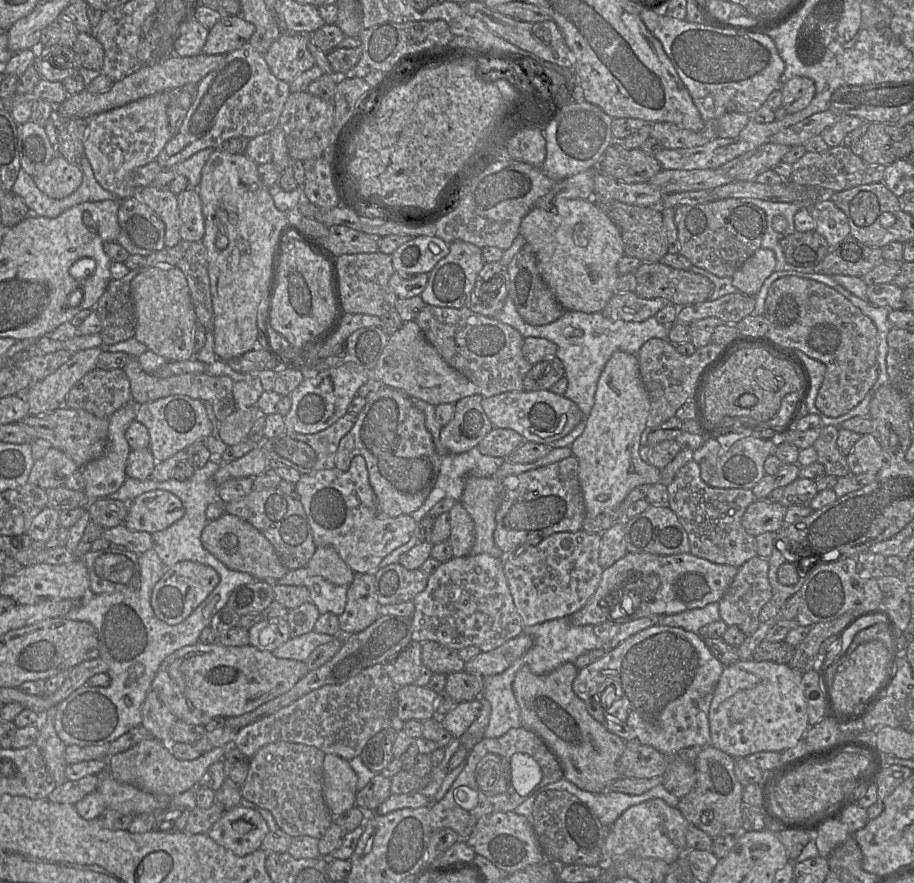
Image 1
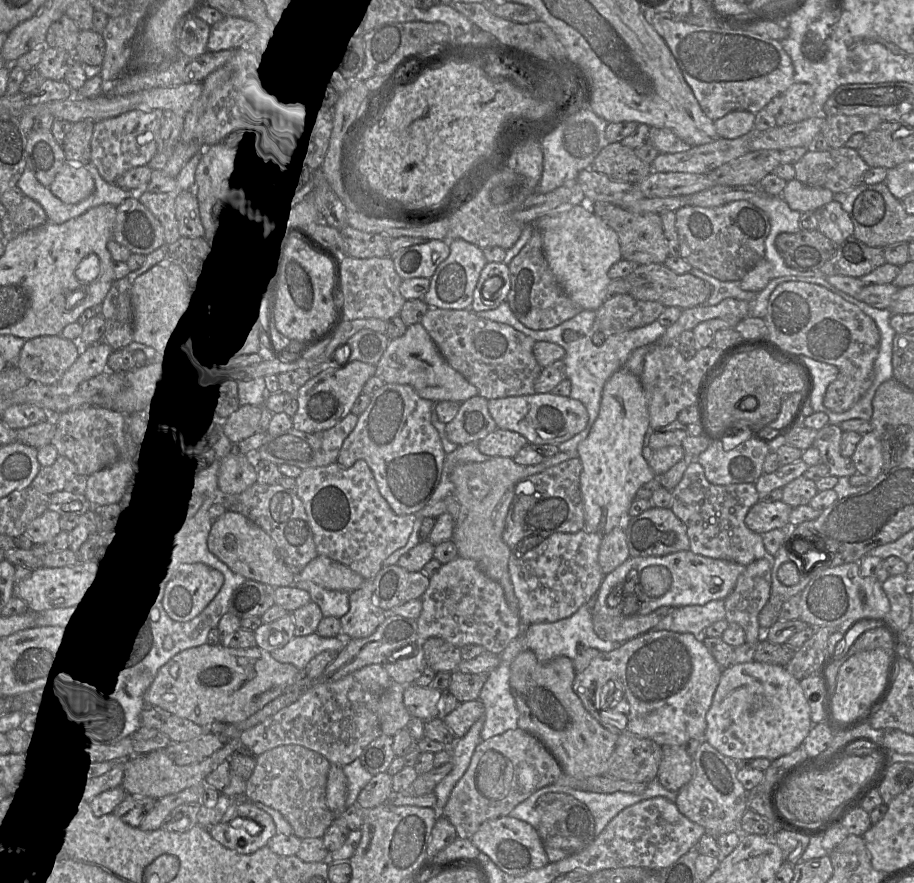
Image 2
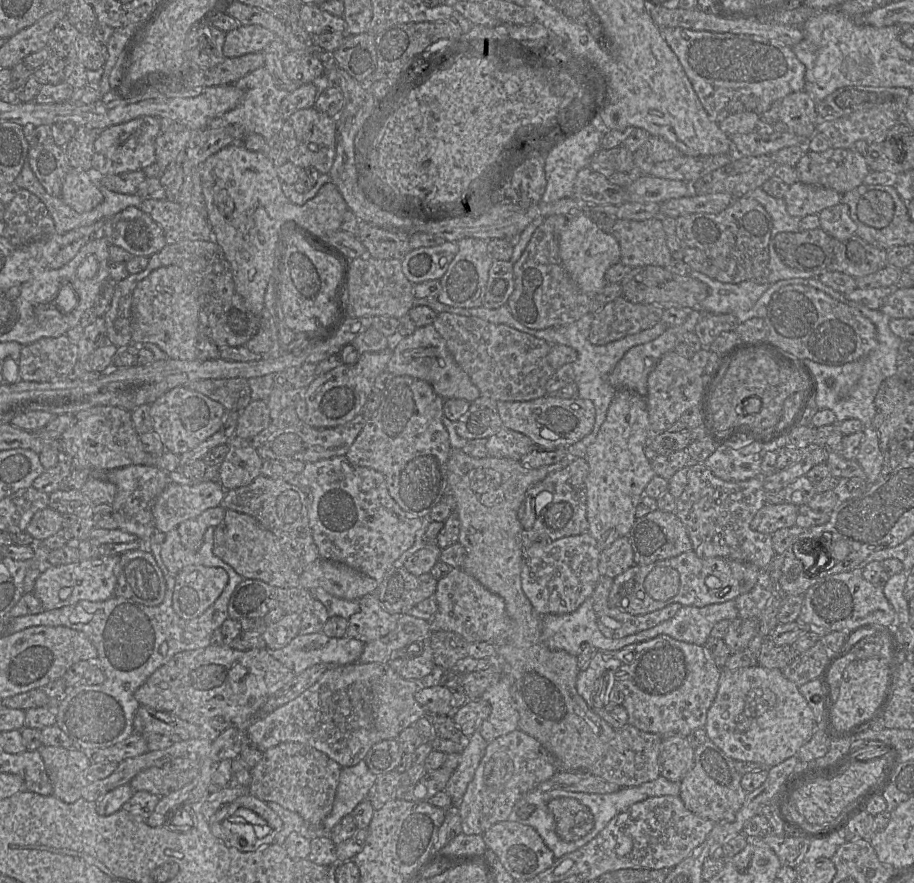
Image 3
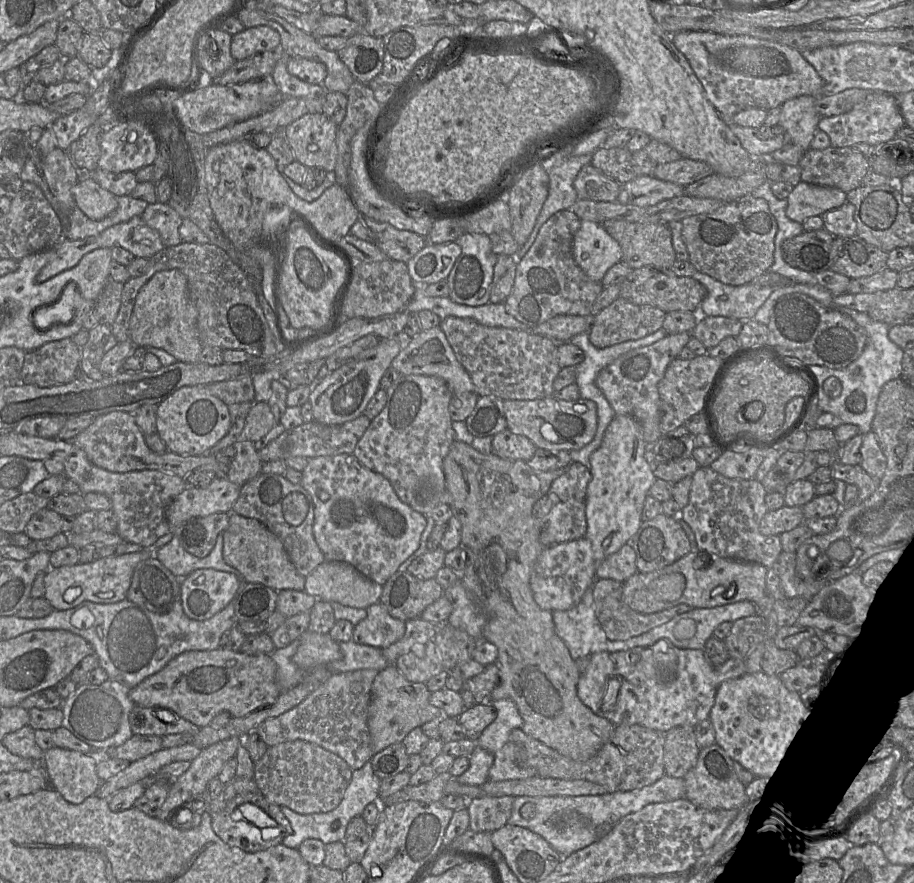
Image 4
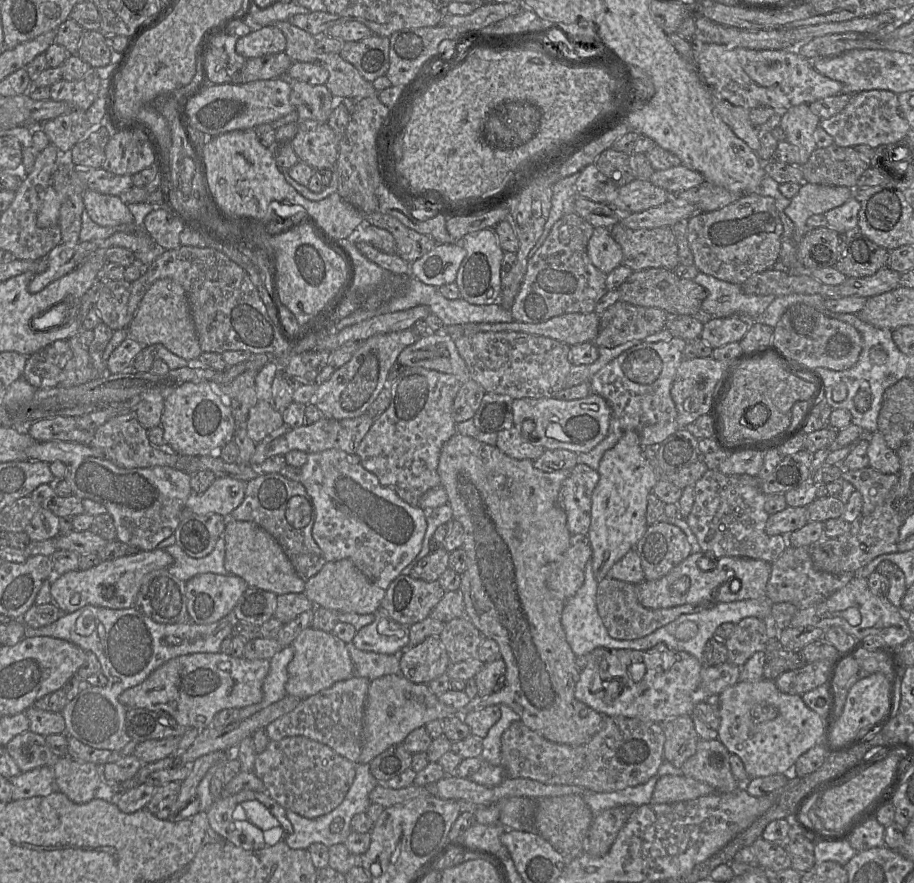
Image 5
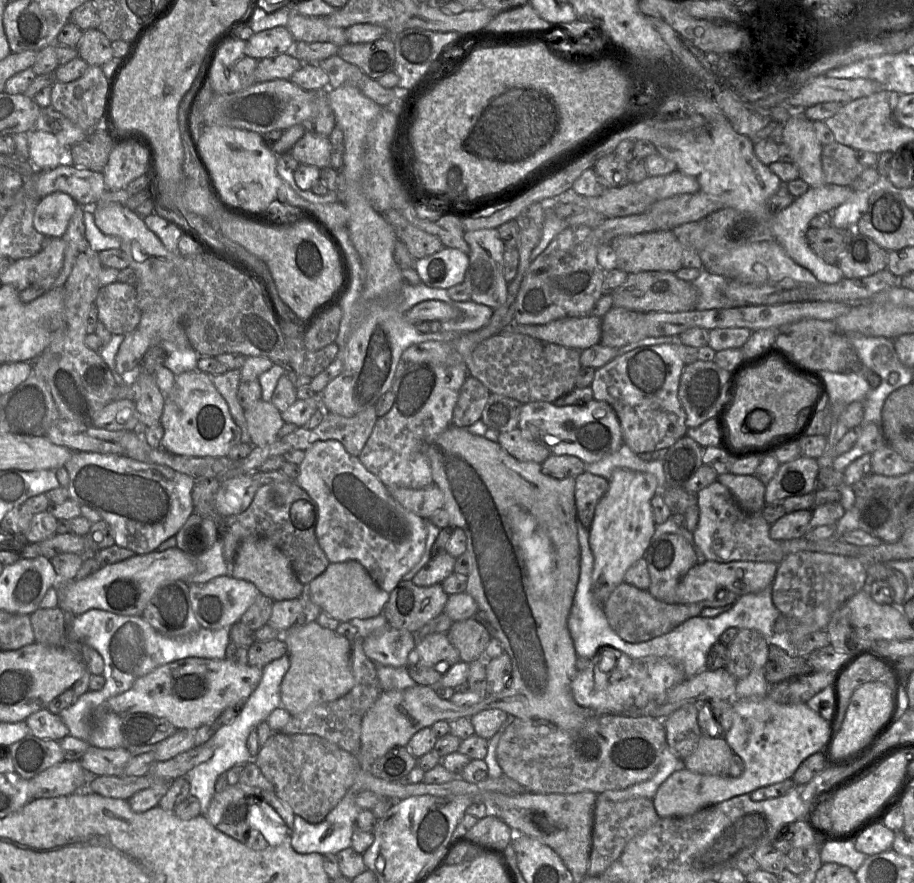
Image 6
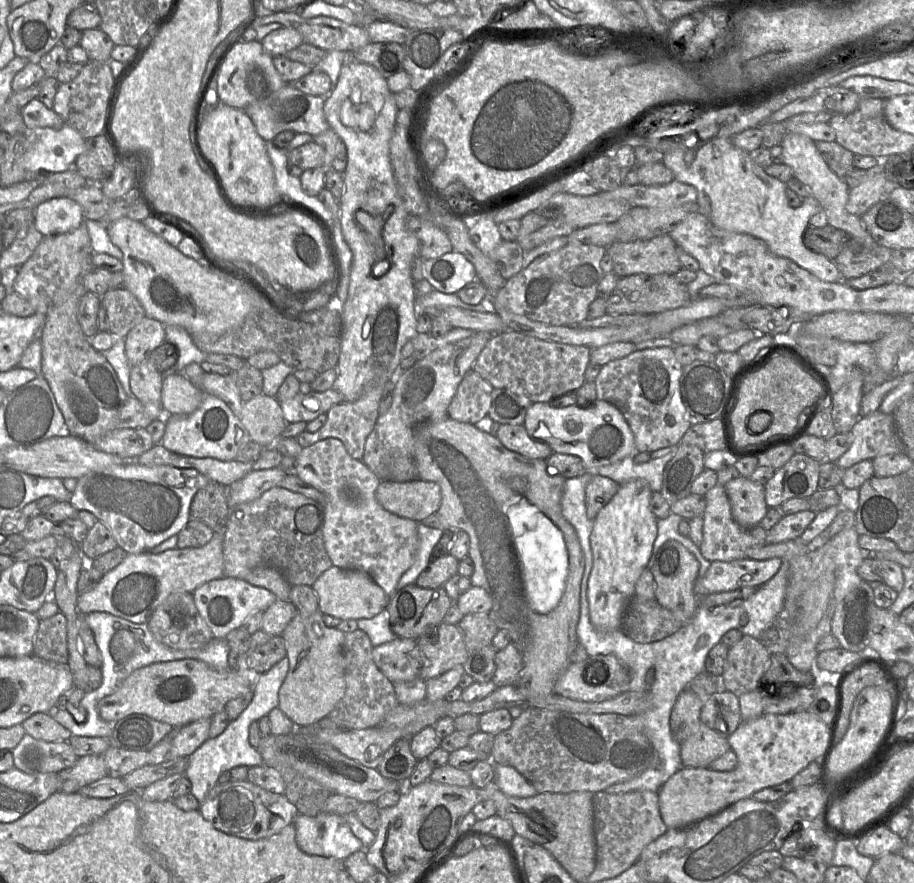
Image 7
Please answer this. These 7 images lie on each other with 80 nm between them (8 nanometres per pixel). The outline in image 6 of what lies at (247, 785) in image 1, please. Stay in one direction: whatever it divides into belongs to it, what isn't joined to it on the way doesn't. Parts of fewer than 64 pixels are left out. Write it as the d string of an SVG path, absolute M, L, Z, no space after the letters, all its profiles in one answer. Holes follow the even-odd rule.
M274 732L255 762L274 785L274 793L295 815L309 823L322 822L351 788L360 771L357 756L317 735Z

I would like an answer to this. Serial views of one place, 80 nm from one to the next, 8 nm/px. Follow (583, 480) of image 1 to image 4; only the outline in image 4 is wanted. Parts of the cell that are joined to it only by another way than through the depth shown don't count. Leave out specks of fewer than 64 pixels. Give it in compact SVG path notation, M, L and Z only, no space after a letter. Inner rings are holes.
M615 415L600 446L590 456L591 481L587 487L587 531L596 569L604 559L628 544L638 531L649 489L656 477L645 458L646 442L640 424L627 415Z

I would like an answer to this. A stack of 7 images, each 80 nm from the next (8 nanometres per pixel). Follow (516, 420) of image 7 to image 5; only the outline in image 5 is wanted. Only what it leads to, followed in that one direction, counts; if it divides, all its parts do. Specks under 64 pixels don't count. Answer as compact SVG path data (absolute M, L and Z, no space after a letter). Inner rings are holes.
M485 393L473 417L480 432L499 432L513 427L512 399L496 393Z

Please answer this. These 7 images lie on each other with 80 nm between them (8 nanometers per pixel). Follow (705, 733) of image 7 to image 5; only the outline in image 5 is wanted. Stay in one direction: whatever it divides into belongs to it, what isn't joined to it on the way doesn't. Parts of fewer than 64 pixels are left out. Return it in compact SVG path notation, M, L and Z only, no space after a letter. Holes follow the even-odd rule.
M699 739L695 754L680 769L684 776L710 785L715 792L730 793L742 785L732 774L730 754L718 739Z

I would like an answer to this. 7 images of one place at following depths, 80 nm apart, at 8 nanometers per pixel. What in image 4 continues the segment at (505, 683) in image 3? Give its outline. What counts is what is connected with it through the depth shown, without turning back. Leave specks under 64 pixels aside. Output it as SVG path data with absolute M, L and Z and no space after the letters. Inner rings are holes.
M500 699L491 703L497 710L497 717L483 730L477 743L494 755L509 741L511 731L521 728L523 720L512 700Z

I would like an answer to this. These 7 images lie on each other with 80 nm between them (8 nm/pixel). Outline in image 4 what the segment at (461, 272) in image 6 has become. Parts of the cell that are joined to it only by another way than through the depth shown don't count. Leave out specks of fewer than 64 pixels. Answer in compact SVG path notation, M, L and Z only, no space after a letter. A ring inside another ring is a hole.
M457 242L428 243L406 264L409 275L416 285L428 285L446 280L462 248Z

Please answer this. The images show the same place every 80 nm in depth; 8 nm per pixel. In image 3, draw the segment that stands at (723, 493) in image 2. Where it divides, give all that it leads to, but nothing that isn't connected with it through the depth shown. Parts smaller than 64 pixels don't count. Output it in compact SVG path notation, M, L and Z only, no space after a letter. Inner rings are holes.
M705 465L690 467L685 490L676 501L675 514L685 525L692 542L692 551L699 558L725 558L766 568L775 556L771 535L751 529L750 523L764 506L762 477L746 481L724 481Z

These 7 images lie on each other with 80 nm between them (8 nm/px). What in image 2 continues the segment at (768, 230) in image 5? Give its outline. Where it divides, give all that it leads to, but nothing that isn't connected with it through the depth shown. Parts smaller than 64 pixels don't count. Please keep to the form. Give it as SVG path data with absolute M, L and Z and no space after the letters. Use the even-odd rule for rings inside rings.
M747 200L717 207L683 206L675 211L680 257L692 267L721 281L740 281L765 258L765 240L770 232L767 214Z

